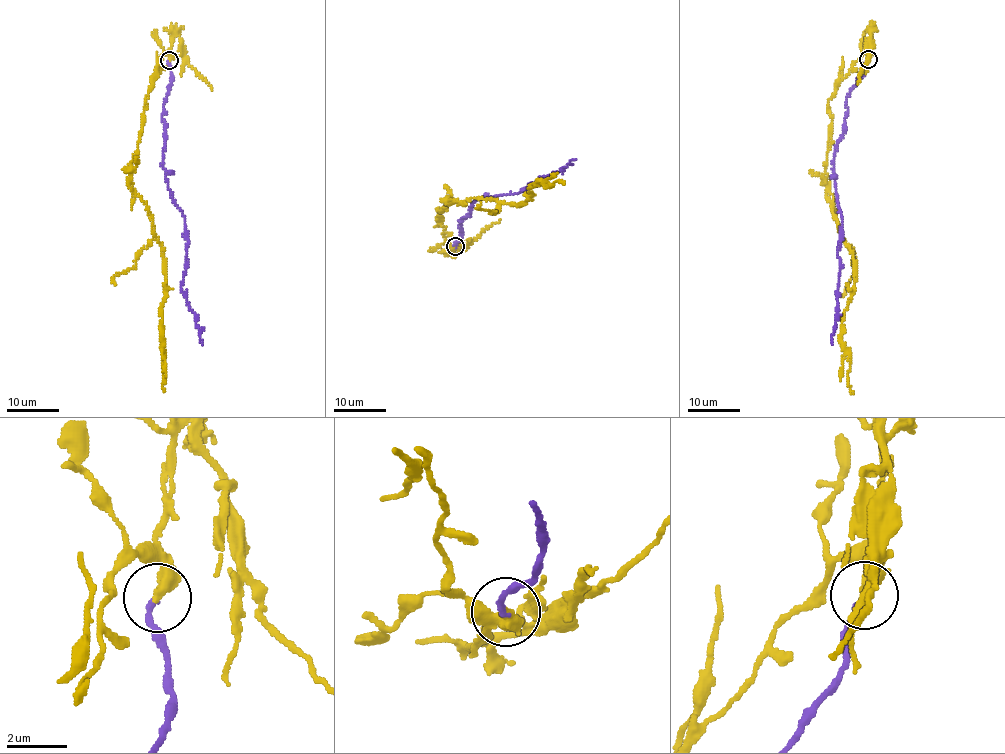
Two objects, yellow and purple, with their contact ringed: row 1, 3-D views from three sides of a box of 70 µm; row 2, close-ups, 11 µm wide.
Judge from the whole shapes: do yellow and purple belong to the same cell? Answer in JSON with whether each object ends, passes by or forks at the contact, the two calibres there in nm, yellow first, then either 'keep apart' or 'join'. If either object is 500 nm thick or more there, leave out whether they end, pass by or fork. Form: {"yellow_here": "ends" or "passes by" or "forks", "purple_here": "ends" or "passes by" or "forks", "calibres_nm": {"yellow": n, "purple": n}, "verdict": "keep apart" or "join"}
{"yellow_here": "ends", "purple_here": "ends", "calibres_nm": {"yellow": 400, "purple": 180}, "verdict": "keep apart"}

